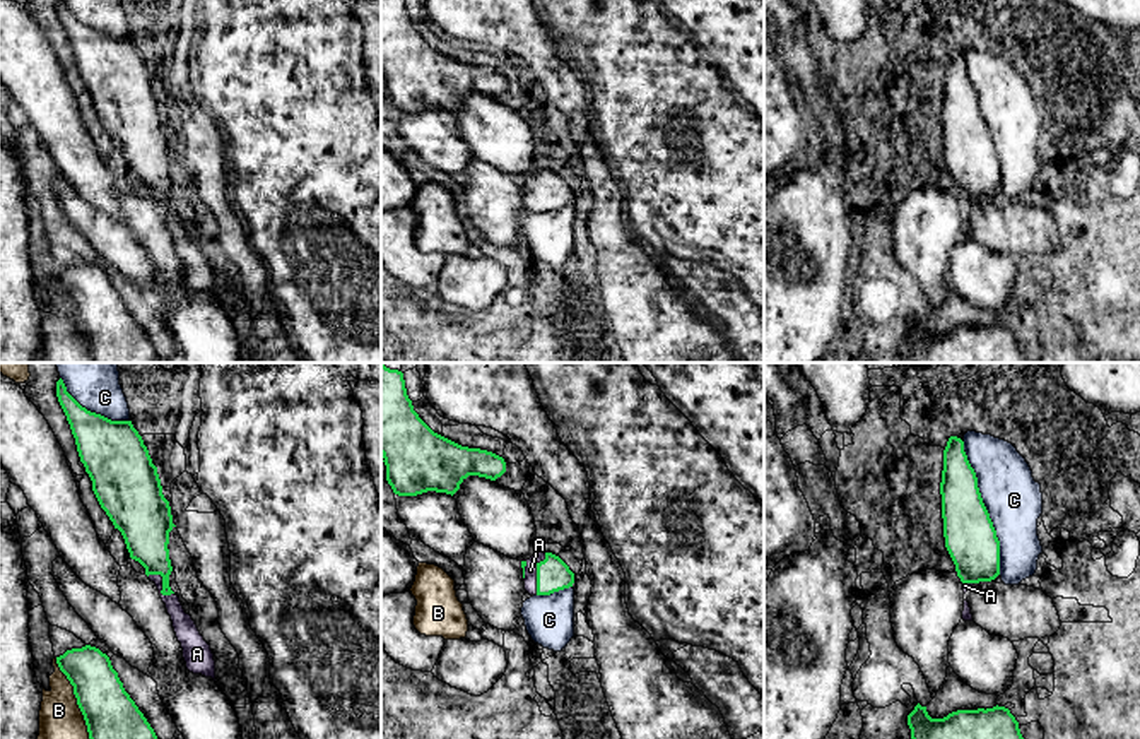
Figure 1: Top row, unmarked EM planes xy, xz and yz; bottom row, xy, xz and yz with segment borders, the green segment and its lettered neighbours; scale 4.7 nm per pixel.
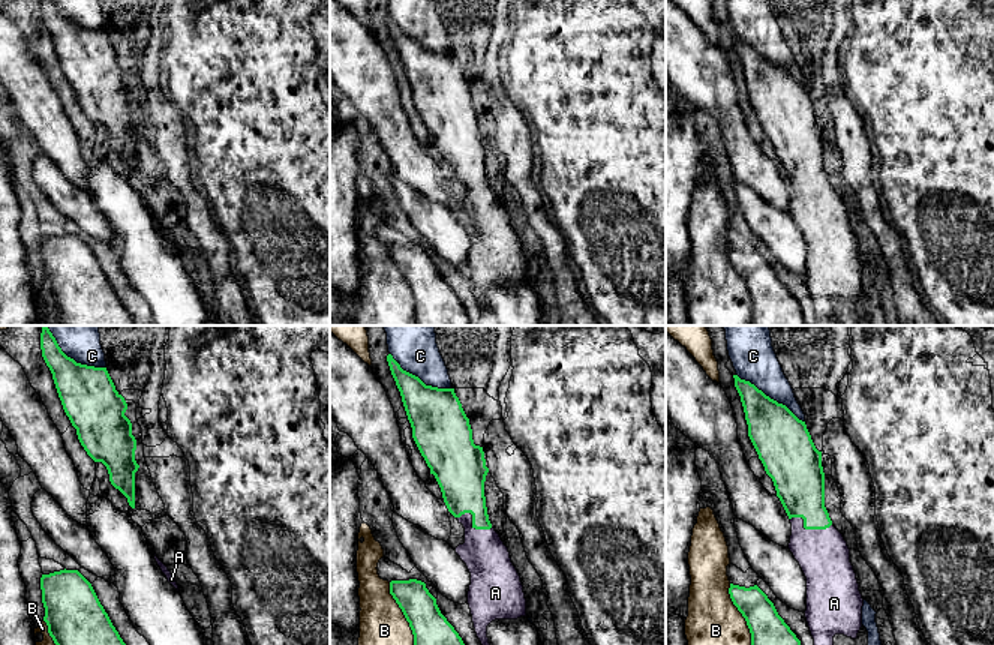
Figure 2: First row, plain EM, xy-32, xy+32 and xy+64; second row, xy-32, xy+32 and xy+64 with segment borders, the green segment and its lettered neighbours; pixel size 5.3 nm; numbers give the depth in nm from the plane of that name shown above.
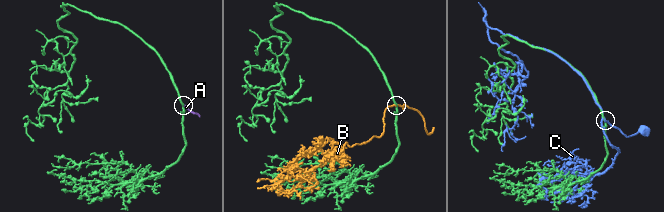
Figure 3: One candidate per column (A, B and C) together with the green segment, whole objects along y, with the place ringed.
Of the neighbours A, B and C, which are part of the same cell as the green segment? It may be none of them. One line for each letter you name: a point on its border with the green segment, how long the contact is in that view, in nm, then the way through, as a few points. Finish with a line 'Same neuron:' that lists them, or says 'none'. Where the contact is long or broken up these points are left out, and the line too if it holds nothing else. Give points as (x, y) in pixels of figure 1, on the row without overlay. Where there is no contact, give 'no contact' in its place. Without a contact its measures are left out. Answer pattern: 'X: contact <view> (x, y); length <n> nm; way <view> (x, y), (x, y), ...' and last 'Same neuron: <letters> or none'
A: contact xz (537, 190); length 200 nm; way xz (552, 190), (537, 190), (530, 187)
Same neuron: A

